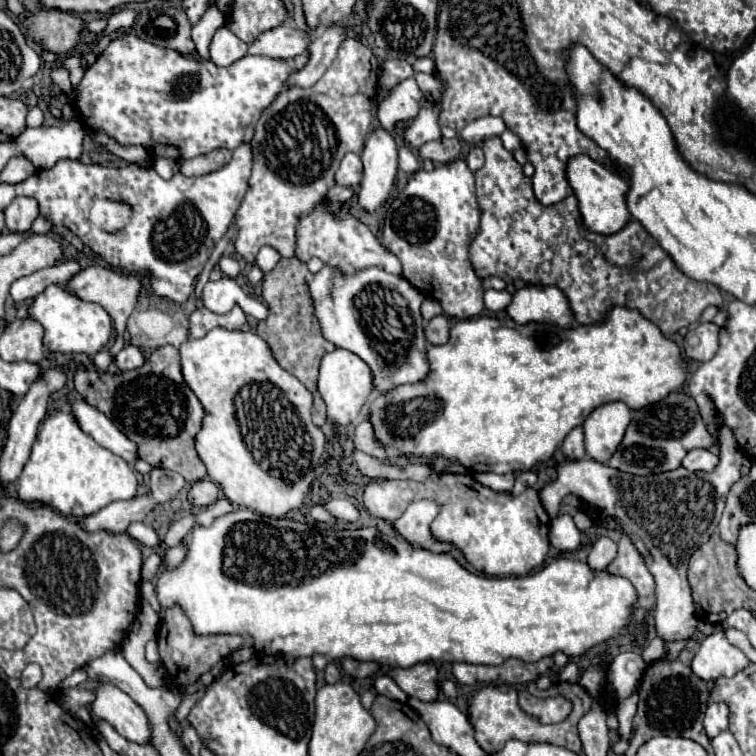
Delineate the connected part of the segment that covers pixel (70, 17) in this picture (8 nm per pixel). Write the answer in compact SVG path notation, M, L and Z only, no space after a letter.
M42 7L40 11L24 17L26 37L38 43L44 51L56 55L68 55L82 39L86 21L74 13Z

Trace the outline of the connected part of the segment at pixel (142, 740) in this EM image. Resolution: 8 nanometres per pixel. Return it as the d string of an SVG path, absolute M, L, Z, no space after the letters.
M110 683L100 685L100 689L96 689L92 711L108 721L128 741L138 745L152 743L152 727L146 713L124 691L118 691L118 687L110 687Z

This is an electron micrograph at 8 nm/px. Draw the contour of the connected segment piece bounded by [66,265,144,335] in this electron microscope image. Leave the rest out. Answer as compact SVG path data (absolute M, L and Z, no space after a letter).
M92 265L84 271L80 271L78 275L74 275L70 281L68 281L68 289L74 291L80 299L86 299L86 301L94 301L94 303L100 303L108 315L114 319L116 323L116 331L118 335L124 335L126 331L126 321L130 317L130 313L136 309L138 305L138 295L142 291L142 277L138 275L130 275L130 273L118 273L110 267L102 267L102 265Z

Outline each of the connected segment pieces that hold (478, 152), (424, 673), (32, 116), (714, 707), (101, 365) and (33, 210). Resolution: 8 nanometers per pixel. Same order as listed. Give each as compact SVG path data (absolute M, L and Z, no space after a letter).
M472 147L472 151L470 151L470 155L468 155L466 161L468 161L468 167L472 171L478 171L484 165L484 153L482 153L482 149L480 147Z
M418 663L408 669L390 669L388 675L398 683L398 687L416 697L420 701L436 701L438 699L438 683L436 683L436 667L432 663Z
M32 107L26 116L27 127L40 127L44 123L44 113L38 107Z
M710 701L708 711L706 711L706 719L704 719L704 729L710 739L716 737L720 731L728 729L728 705L726 703Z
M102 349L100 353L96 353L96 355L94 355L94 365L96 365L96 369L106 371L106 369L110 367L110 363L114 363L114 357L110 355L110 351Z
M18 197L6 207L6 227L12 233L26 233L32 227L32 221L38 217L38 205L32 197Z

